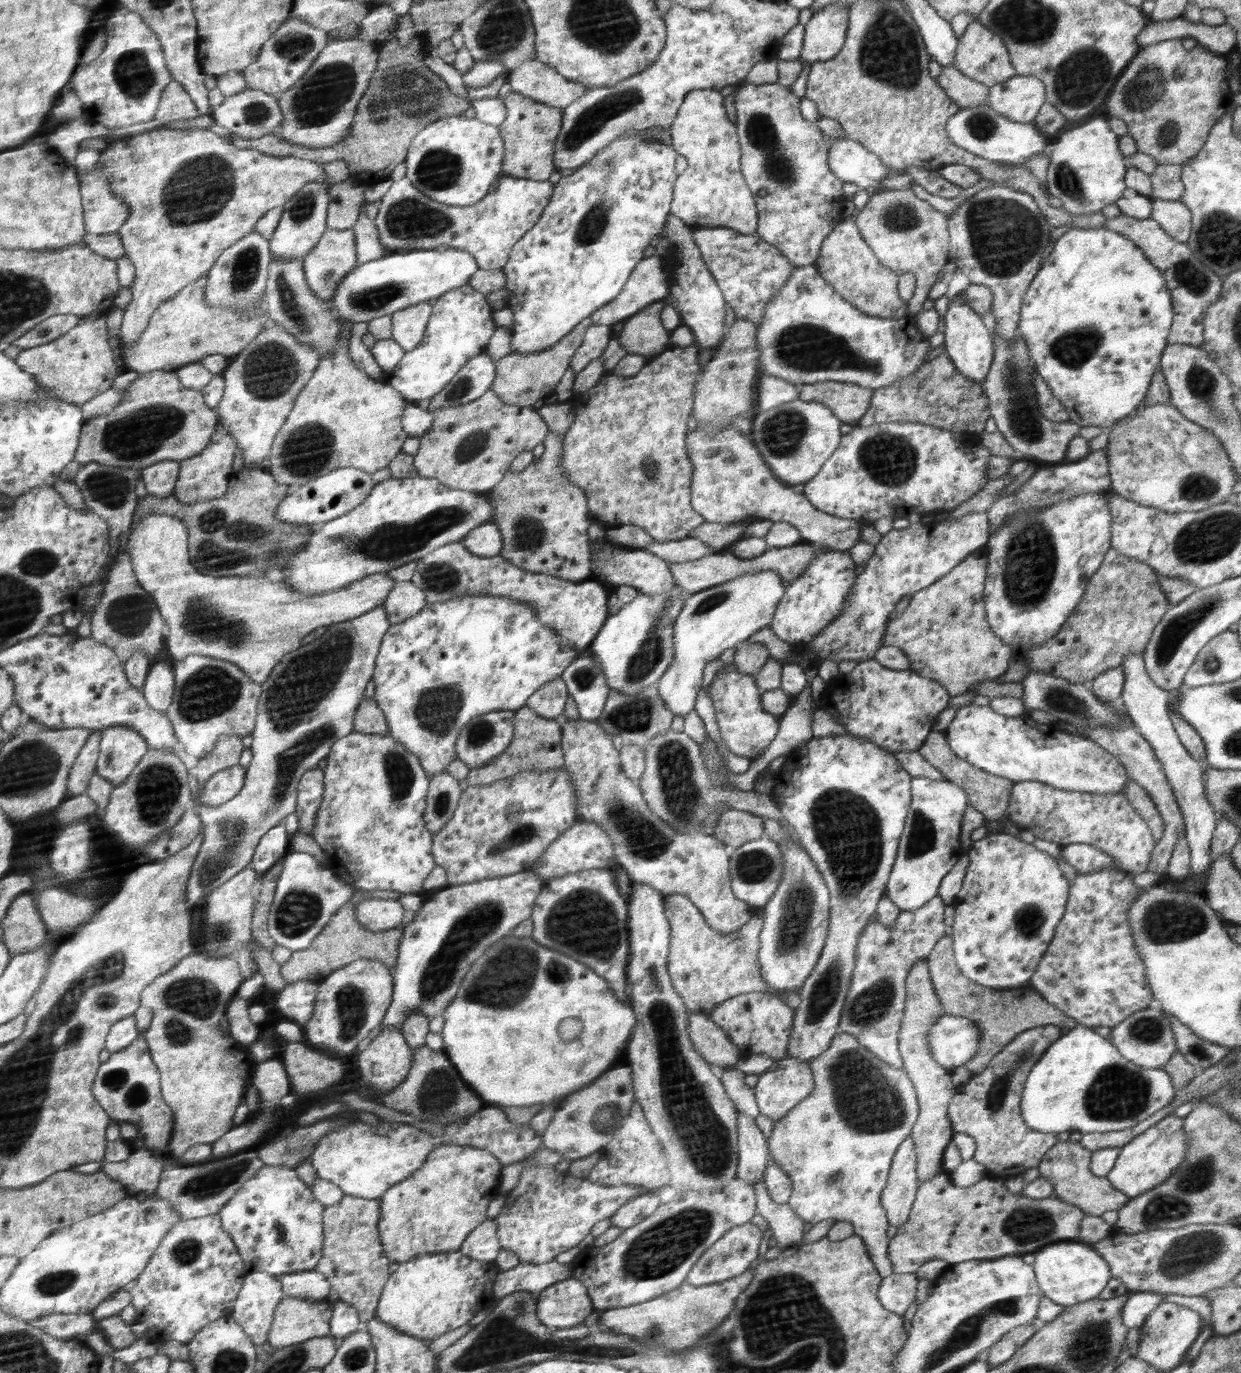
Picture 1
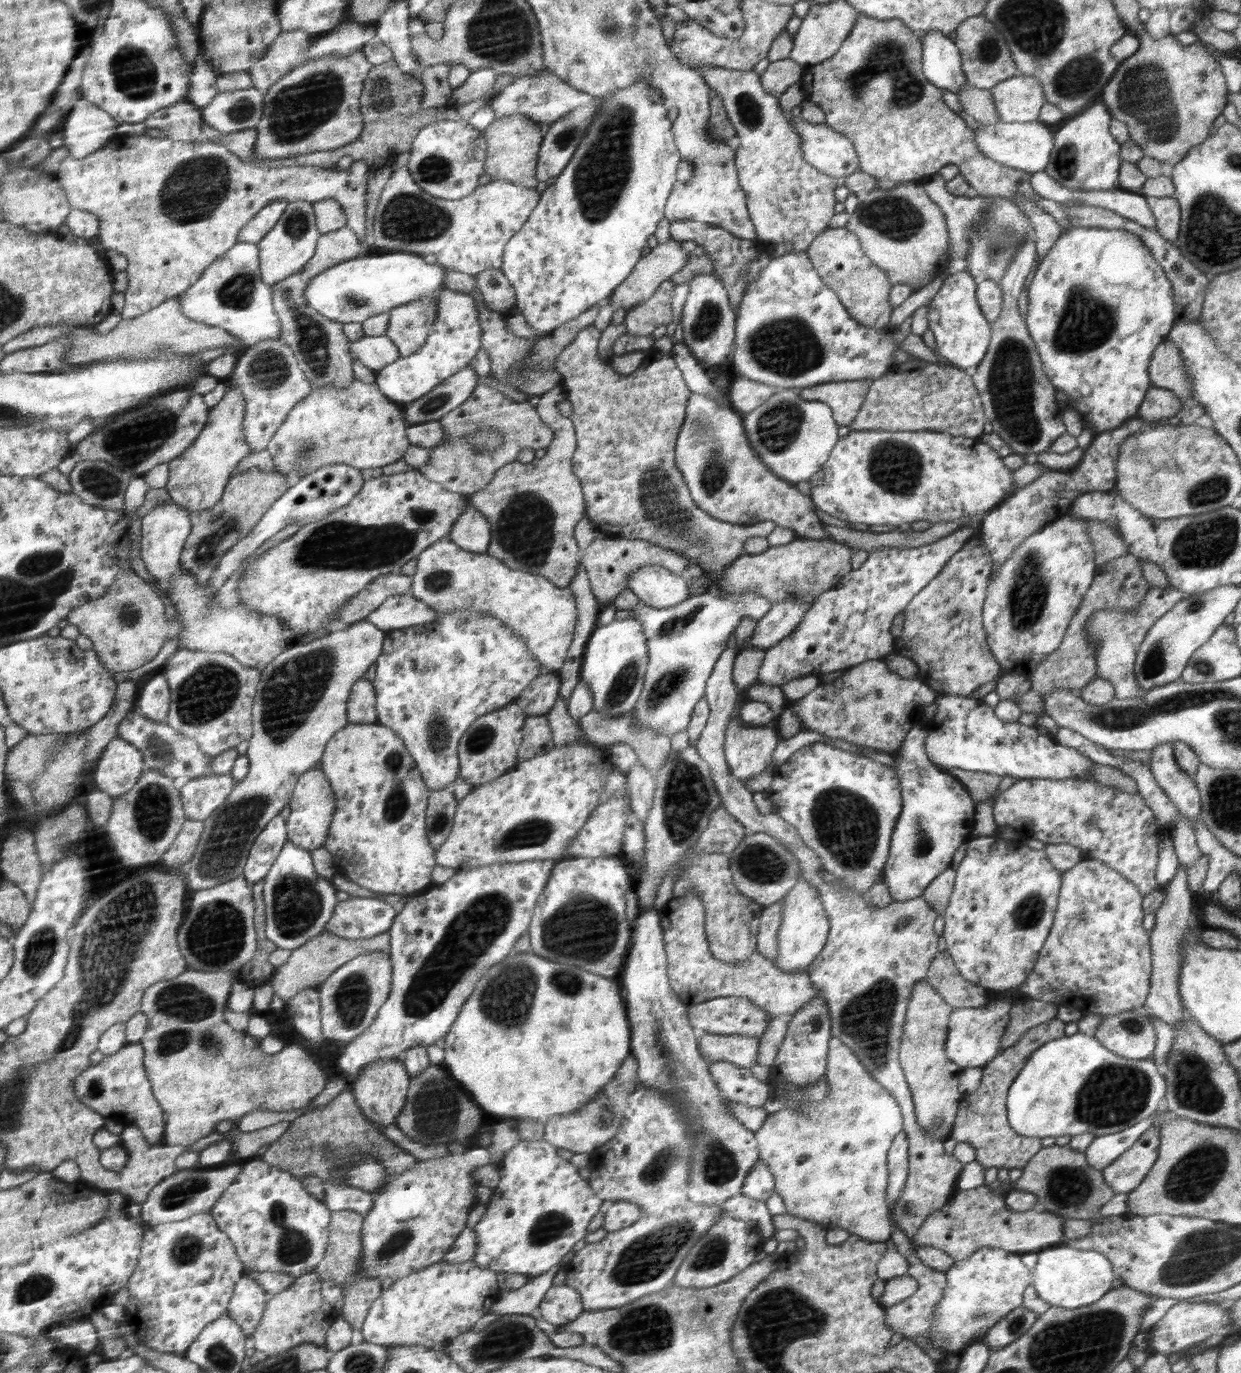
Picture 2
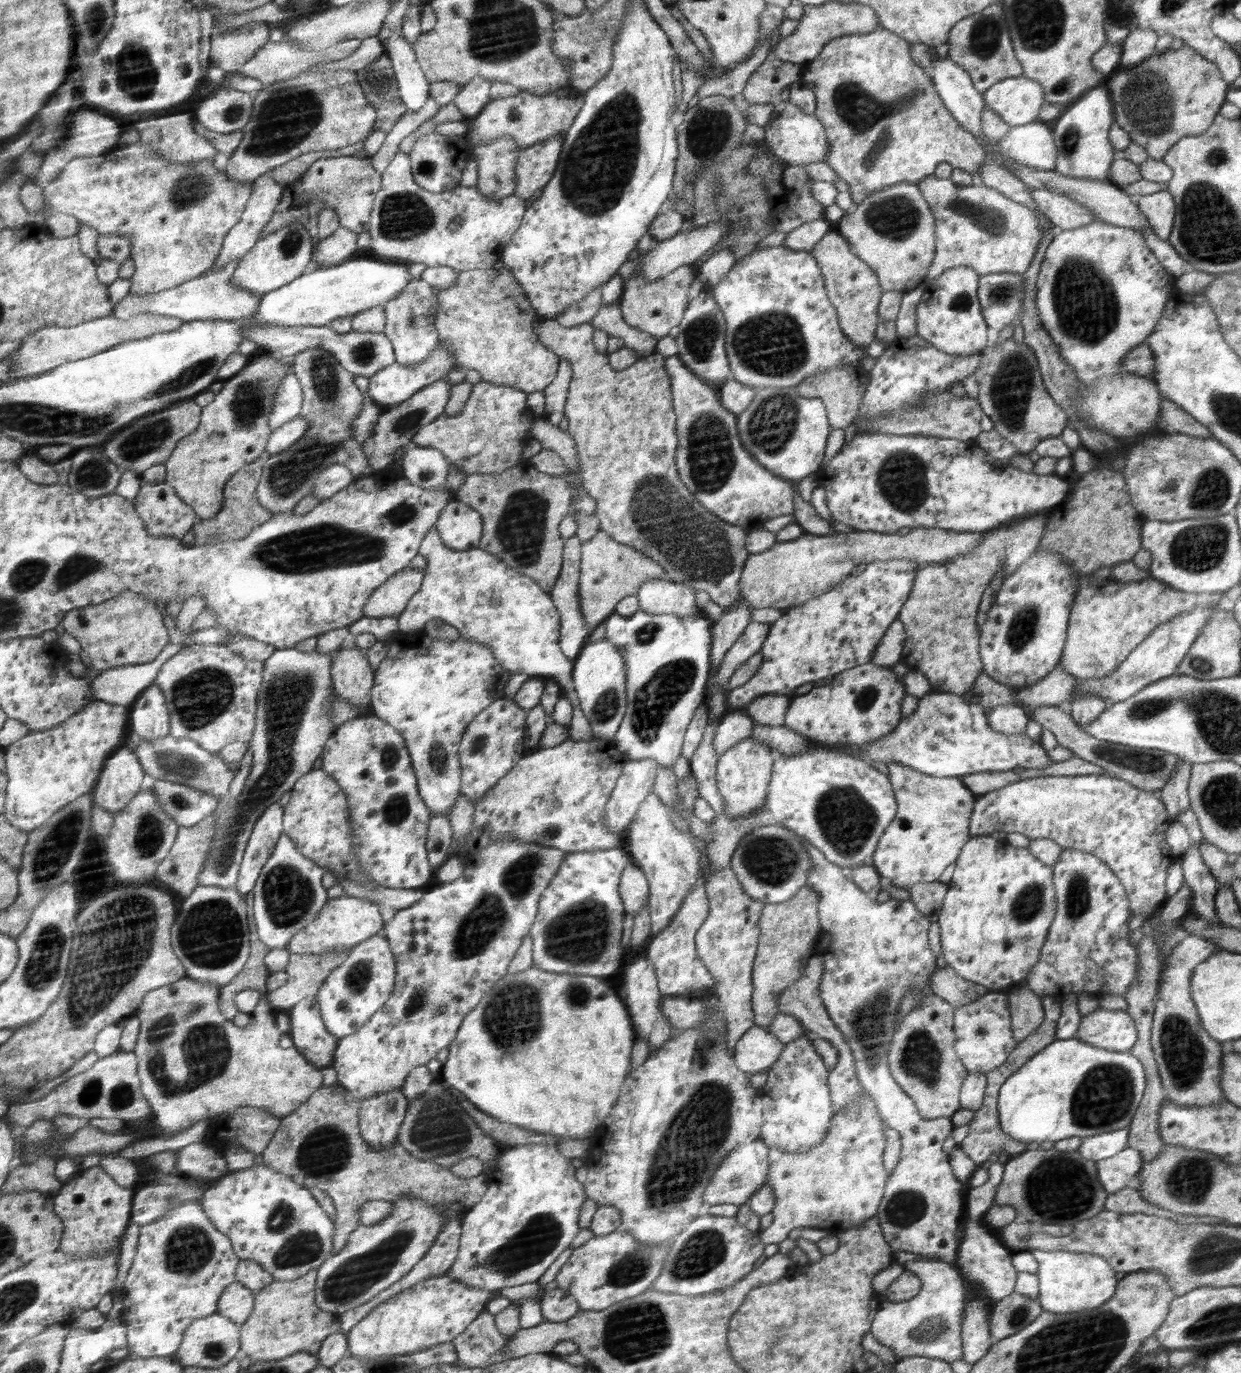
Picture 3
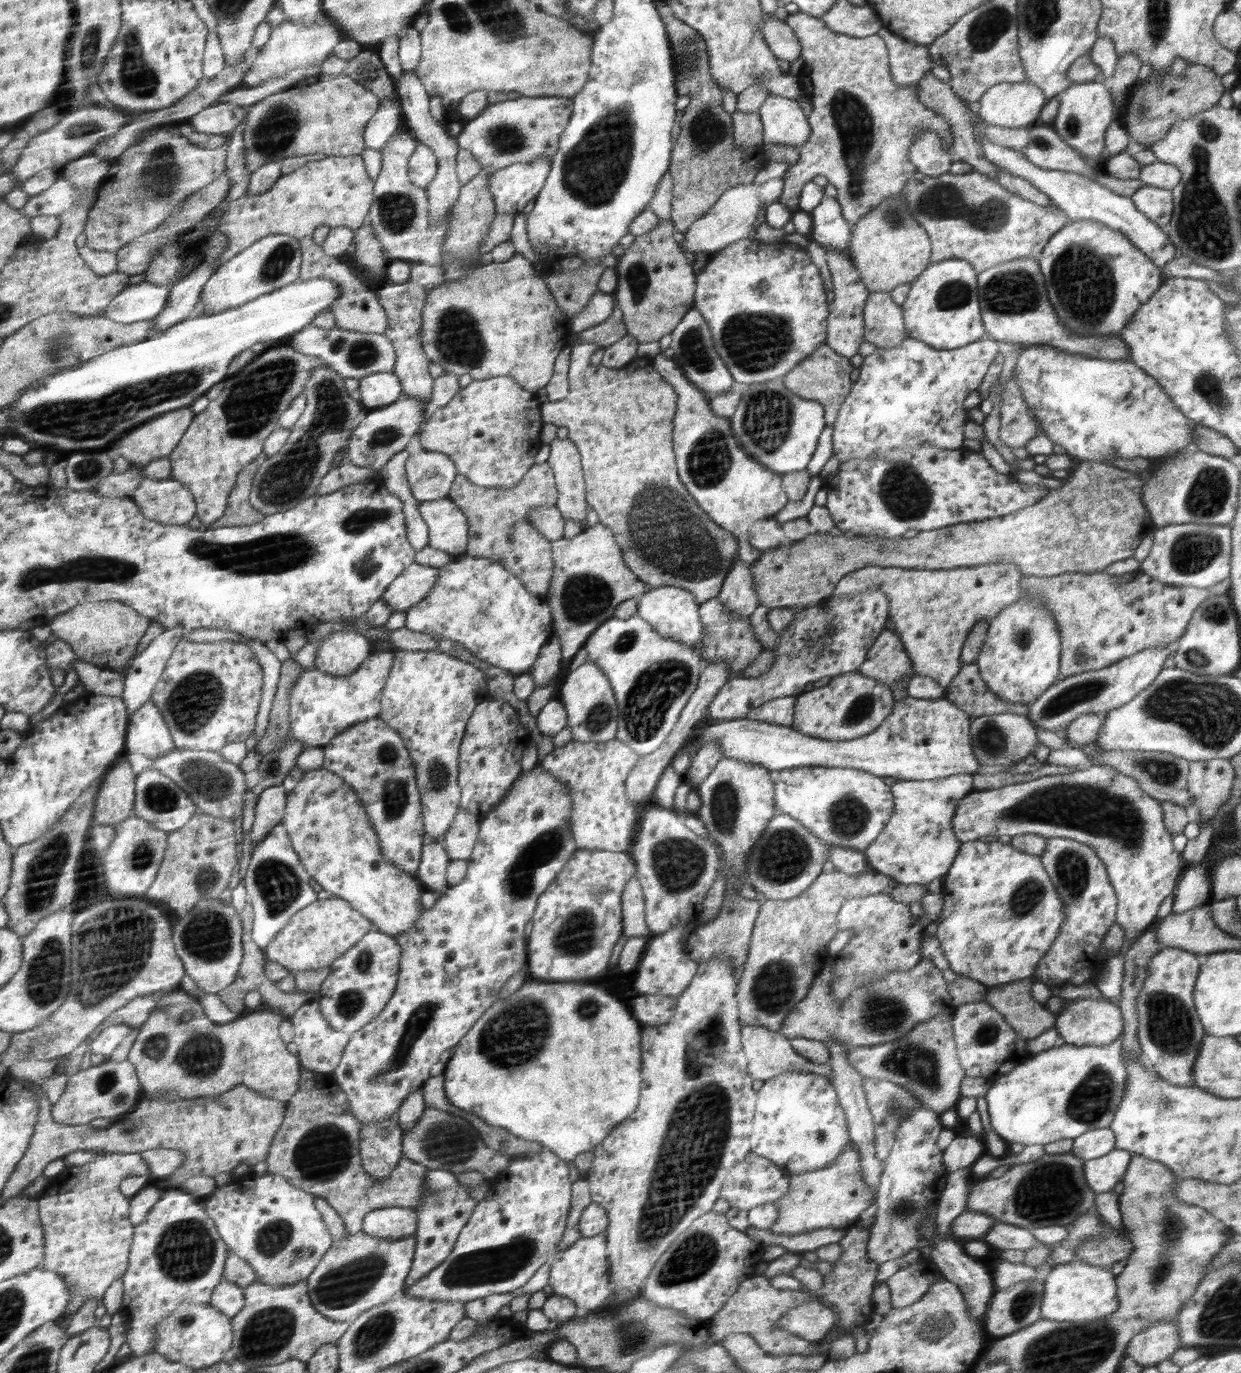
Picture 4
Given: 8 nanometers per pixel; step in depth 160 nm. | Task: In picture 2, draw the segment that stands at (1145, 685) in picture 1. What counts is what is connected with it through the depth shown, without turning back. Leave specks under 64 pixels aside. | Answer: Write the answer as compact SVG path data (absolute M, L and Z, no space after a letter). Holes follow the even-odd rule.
M1150 586L1144 603L1140 607L1131 611L1125 611L1124 609L1098 611L1093 618L1088 620L1086 629L1089 631L1089 638L1100 640L1100 643L1097 644L1100 651L1097 652L1098 672L1096 678L1105 678L1112 681L1117 699L1132 700L1134 698L1136 700L1136 698L1144 696L1146 690L1141 688L1136 673L1134 673L1137 652L1140 650L1150 627L1186 596L1187 594L1176 587ZM1166 742L1152 748L1149 751L1149 769L1157 785L1176 808L1190 821L1201 821L1201 800L1196 783L1178 767L1173 746Z

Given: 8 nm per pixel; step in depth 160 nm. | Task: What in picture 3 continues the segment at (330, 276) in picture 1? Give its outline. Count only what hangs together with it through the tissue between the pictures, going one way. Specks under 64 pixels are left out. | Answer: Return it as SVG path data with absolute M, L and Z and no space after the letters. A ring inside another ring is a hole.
M338 228L331 236L319 240L313 251L312 265L315 268L330 267L345 263L358 252L358 236L348 228Z

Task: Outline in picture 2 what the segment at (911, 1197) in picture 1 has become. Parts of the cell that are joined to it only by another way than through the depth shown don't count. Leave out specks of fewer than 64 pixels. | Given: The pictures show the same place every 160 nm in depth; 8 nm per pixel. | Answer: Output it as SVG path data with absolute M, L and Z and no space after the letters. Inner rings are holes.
M904 1131L896 1136L888 1154L888 1205L889 1212L896 1206L898 1198L902 1196L902 1190L908 1180L909 1146ZM891 1218L891 1221L892 1234L890 1234L890 1239L896 1245L896 1250L899 1254L908 1260L907 1273L912 1275L919 1285L916 1292L906 1298L904 1302L895 1304L894 1306L884 1307L887 1314L887 1324L889 1324L893 1333L902 1334L904 1339L918 1338L918 1336L926 1337L929 1334L930 1327L934 1323L934 1312L936 1312L937 1305L941 1302L945 1287L948 1286L948 1277L945 1271L930 1268L922 1263L917 1257L913 1246L911 1246L910 1239L904 1234L905 1230L898 1229L894 1225L893 1218Z

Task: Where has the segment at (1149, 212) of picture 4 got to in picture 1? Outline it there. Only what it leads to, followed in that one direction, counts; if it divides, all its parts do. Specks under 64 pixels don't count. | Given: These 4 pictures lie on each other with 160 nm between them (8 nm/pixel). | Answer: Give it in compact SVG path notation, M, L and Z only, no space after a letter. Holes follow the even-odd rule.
M1152 199L1151 217L1174 240L1186 242L1192 230L1190 209L1179 200Z

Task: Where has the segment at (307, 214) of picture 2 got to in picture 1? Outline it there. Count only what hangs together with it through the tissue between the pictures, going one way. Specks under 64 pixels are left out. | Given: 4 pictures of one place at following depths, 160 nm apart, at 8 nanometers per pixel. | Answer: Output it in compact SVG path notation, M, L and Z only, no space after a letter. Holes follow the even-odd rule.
M309 182L284 204L282 218L272 237L268 238L272 259L278 261L304 260L320 243L328 231L330 185L326 182Z

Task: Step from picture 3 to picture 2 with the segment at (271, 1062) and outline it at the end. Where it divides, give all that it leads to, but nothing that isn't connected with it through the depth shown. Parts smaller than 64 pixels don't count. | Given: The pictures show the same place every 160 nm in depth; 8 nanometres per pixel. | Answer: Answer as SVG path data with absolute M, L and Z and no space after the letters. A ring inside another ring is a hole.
M189 968L185 974L173 980L166 980L162 983L156 984L150 987L146 991L142 1012L145 1012L150 1019L150 1026L141 1040L141 1043L145 1045L146 1049L146 1068L149 1071L150 1080L153 1081L153 1089L156 1092L158 1100L161 1101L162 1106L166 1109L166 1112L170 1115L169 1123L166 1129L165 1143L168 1145L193 1145L195 1142L210 1136L216 1128L216 1124L224 1122L224 1120L232 1120L237 1124L242 1116L258 1110L259 1108L266 1108L274 1112L288 1112L293 1110L300 1110L304 1106L308 1106L326 1086L328 1078L326 1074L322 1072L322 1068L316 1064L316 1062L310 1062L310 1054L304 1050L302 1046L298 1044L284 1045L283 1049L275 1054L264 1054L258 1046L255 1038L250 1038L248 1034L244 1034L244 1031L234 1030L232 1026L226 1021L226 1009L229 1007L229 1000L233 994L234 978L236 974L234 972L204 972L201 969Z

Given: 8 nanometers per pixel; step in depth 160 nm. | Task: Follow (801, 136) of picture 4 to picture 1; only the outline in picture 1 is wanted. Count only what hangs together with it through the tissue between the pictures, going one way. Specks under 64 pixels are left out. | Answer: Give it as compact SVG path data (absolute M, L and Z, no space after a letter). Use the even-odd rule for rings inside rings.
M846 137L832 139L827 153L827 165L834 176L843 183L856 184L861 189L868 190L870 195L886 191L881 188L885 178L901 172L885 166L877 153L870 152L858 141Z

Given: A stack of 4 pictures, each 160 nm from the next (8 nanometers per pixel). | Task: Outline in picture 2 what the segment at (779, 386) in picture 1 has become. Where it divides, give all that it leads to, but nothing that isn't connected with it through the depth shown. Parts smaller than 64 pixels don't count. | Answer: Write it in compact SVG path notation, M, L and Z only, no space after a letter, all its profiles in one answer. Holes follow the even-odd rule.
M737 376L728 385L727 398L735 411L749 413L770 400L777 389L772 384Z

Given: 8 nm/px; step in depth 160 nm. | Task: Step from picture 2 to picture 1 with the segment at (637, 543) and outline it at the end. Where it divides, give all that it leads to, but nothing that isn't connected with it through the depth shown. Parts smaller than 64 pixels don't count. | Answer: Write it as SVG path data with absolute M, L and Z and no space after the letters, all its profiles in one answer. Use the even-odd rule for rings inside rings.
M690 536L682 540L652 541L645 544L643 548L656 556L662 557L662 560L669 564L690 562L714 553L713 548L710 548L704 540L698 540Z

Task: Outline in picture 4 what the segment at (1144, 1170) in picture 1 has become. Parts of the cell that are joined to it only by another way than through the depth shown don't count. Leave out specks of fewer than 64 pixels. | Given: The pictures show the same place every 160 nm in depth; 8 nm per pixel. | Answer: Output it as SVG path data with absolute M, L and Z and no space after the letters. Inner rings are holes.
M1114 1149L1100 1158L1085 1161L1084 1174L1090 1189L1099 1195L1121 1185L1132 1160L1132 1153Z

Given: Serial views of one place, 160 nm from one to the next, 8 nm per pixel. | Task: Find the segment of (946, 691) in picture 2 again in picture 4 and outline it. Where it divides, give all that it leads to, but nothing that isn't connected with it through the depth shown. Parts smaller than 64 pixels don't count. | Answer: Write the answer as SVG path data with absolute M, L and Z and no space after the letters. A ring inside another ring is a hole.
M994 562L970 567L956 567L950 569L909 569L900 567L877 567L866 565L866 568L858 572L850 572L842 584L838 584L838 592L834 592L831 598L844 598L854 596L874 586L884 589L888 595L889 616L895 624L895 632L898 632L908 650L910 660L916 675L929 676L939 685L948 688L954 678L962 671L961 656L965 643L969 638L969 632L973 630L979 620L992 622L1000 611L1018 602L1023 598L1021 580L1024 572L1017 564Z

